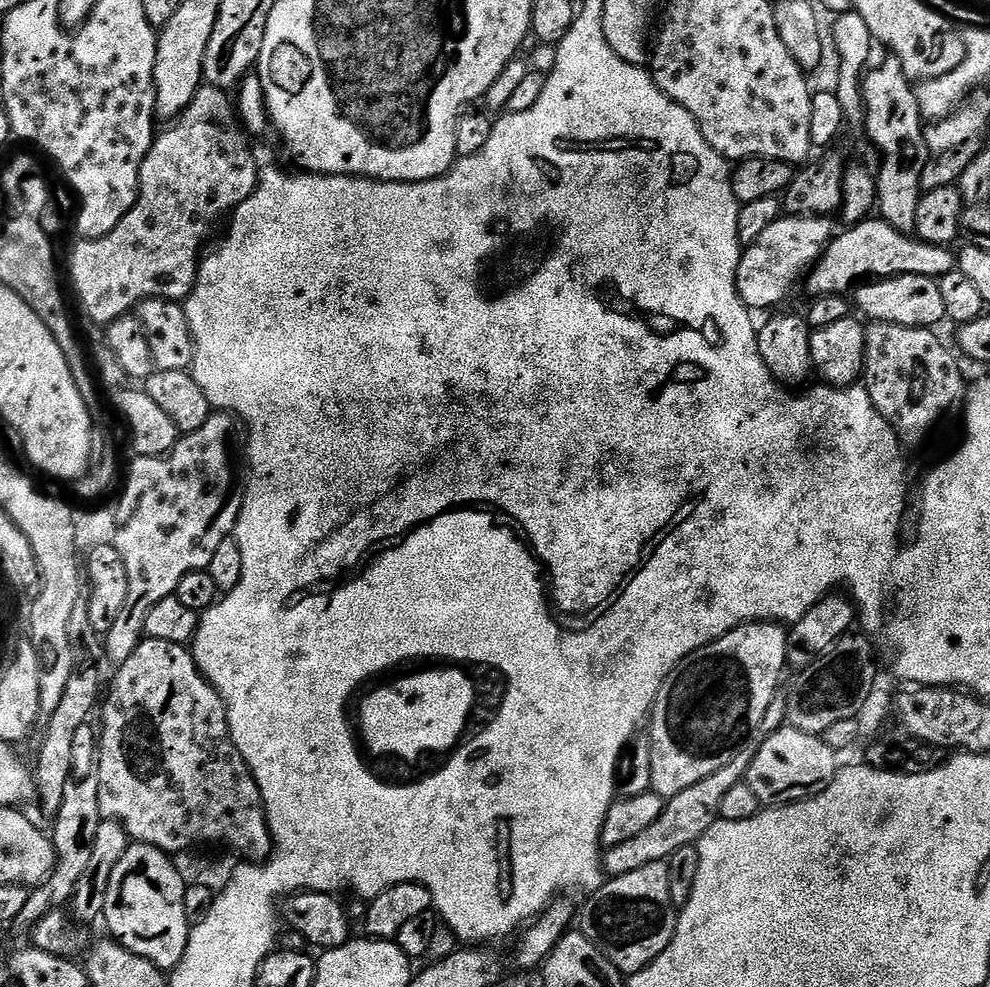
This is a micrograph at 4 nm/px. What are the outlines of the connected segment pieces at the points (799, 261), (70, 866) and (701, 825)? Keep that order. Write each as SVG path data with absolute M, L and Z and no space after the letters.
M781 215L758 238L758 242L743 249L736 271L736 289L742 302L750 310L772 308L792 292L796 283L807 277L816 261L823 256L834 235L831 219L822 216Z
M70 782L66 786L66 794L62 794L62 806L56 812L50 839L52 849L56 852L56 864L48 879L37 884L29 891L26 907L22 914L18 914L14 928L15 931L31 933L32 928L39 920L46 918L46 914L63 909L69 903L78 886L78 878L90 862L90 846L94 846L94 837L98 834L101 822L100 803L98 802L98 786L94 782L76 784Z
M745 743L732 754L732 760L722 770L714 770L710 778L702 778L702 782L694 782L690 790L682 790L682 794L671 797L665 803L662 814L658 814L658 822L653 822L638 834L638 838L630 838L630 842L622 842L622 846L607 849L602 856L602 867L609 877L630 874L634 870L642 870L642 866L650 866L650 862L667 861L674 850L682 850L682 846L697 845L706 830L715 823L720 815L722 797L734 786L745 783L748 767L754 758L757 745Z

